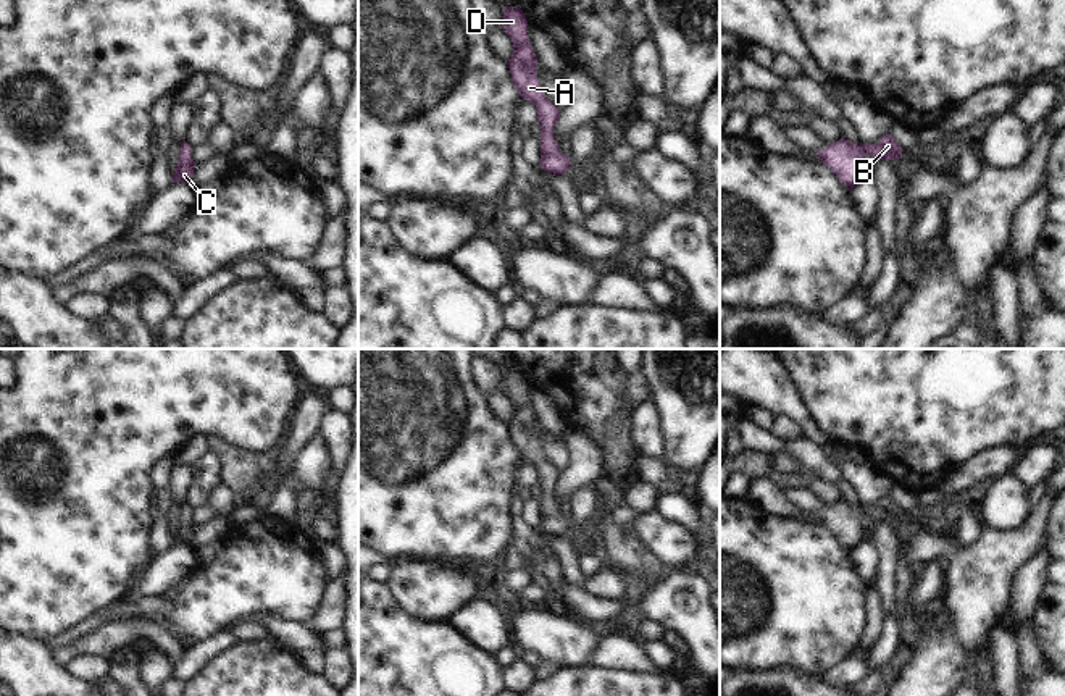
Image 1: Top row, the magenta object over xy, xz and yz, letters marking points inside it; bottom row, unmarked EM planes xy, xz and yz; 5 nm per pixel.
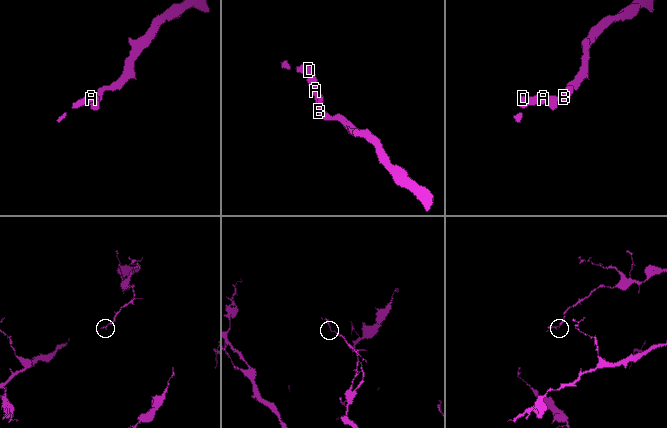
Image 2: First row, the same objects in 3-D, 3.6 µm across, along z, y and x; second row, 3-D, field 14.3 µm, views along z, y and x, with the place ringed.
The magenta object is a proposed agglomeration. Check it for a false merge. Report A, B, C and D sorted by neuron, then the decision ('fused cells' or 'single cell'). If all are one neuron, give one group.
A B C D | single cell

